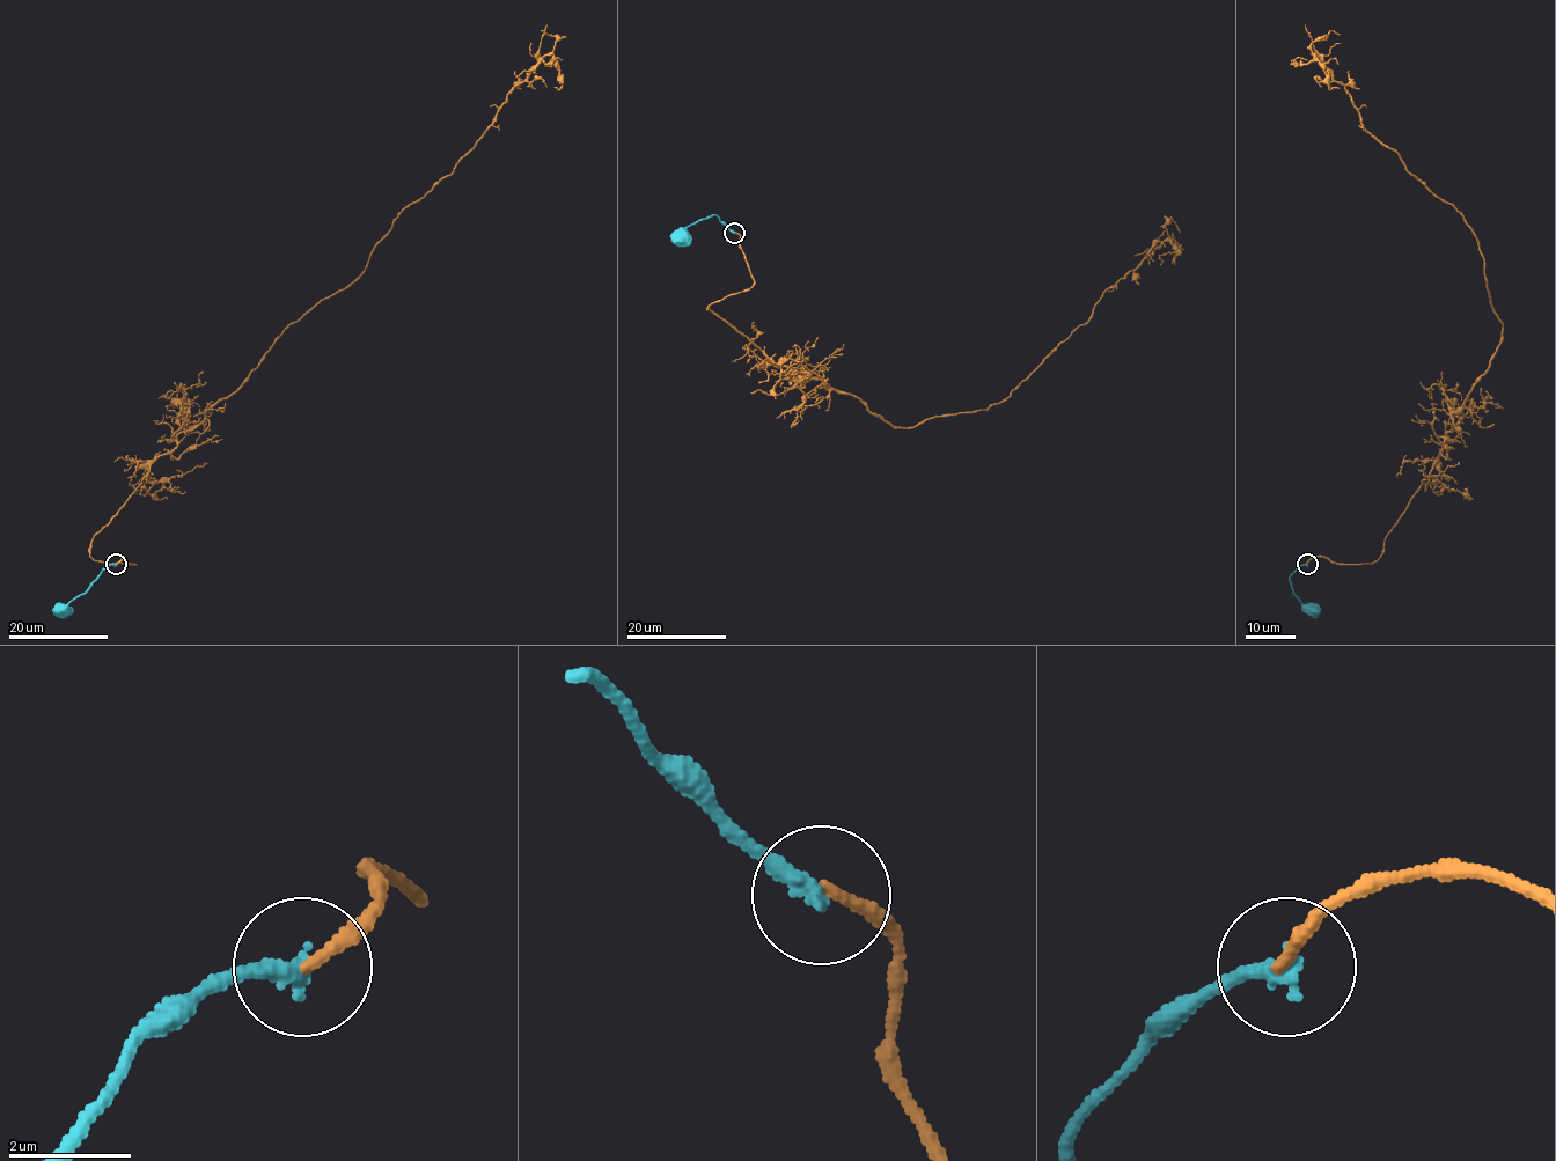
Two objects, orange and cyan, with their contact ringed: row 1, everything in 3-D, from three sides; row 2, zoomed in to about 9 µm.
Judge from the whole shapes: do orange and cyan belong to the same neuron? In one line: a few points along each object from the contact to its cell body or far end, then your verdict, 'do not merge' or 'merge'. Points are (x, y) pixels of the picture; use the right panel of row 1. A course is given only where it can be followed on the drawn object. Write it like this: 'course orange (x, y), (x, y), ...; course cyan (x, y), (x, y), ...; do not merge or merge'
course orange (1307, 564), (1381, 556), (1502, 336), (1466, 219), (1363, 126), (1311, 50), (1340, 34); course cyan (1307, 564), (1301, 564), (1290, 577), (1290, 583), (1309, 615), (1313, 611); merge

